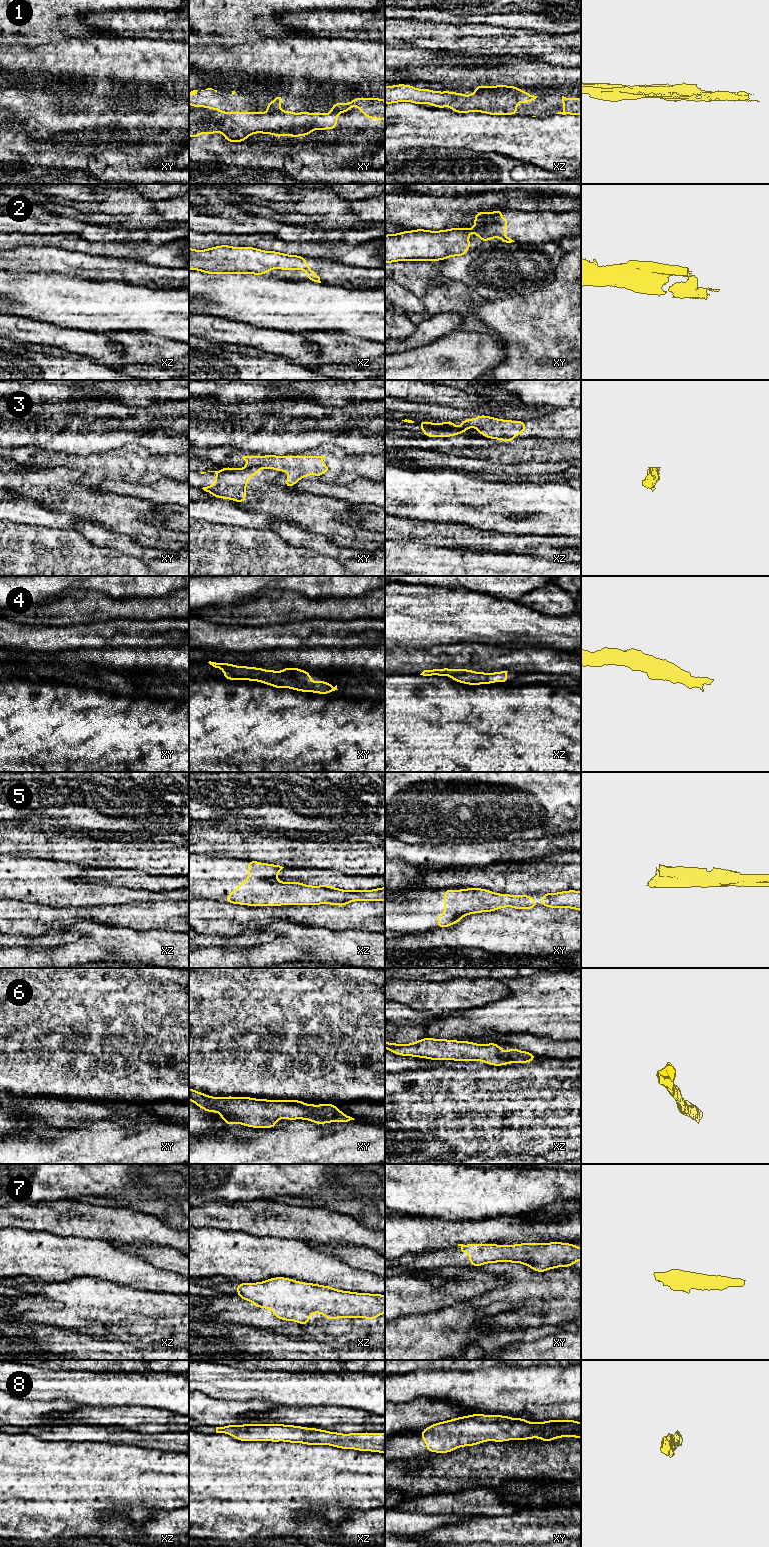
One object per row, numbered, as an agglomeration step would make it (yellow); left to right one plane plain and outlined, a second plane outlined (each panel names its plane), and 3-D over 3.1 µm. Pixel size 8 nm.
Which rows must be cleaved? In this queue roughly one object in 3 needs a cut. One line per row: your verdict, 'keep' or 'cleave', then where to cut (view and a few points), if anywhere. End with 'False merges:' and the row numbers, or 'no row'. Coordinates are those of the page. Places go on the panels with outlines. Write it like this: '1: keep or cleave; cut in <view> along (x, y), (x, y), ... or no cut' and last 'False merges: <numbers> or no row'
1: keep; no cut
2: keep; no cut
3: cleave; cut in xy along (247, 466), (258, 467)
4: keep; no cut
5: keep; no cut
6: keep; no cut
7: keep; no cut
8: keep; no cut
False merges: 3

